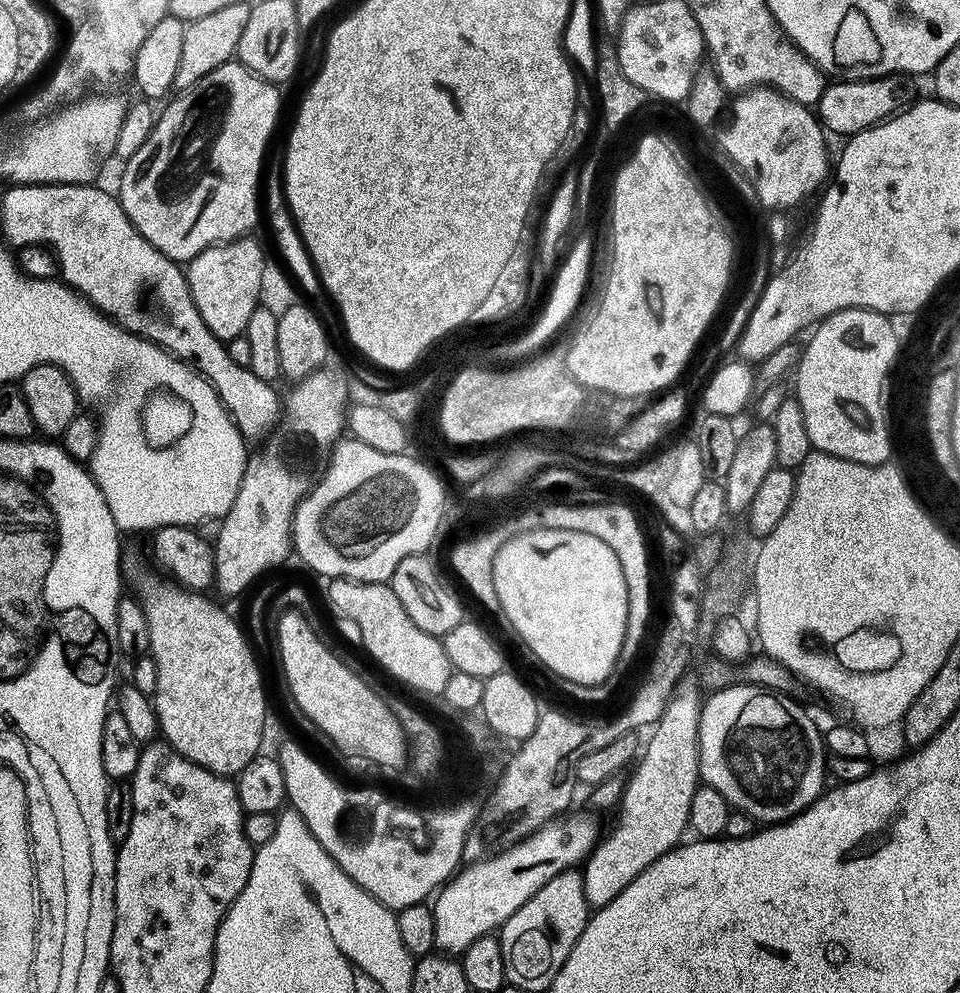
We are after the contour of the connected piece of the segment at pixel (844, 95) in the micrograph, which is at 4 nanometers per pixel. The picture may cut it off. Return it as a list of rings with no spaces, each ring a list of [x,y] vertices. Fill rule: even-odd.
[[[897,74],[870,80],[833,81],[825,87],[822,98],[816,105],[817,117],[829,133],[834,132],[842,136],[872,128],[911,103],[912,97],[904,80],[903,75]]]

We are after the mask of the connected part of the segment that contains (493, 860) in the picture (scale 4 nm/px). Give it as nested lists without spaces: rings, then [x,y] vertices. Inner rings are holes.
[[[565,814],[555,820],[550,820],[541,826],[533,836],[528,836],[525,840],[519,840],[512,847],[505,848],[504,851],[496,853],[495,856],[480,860],[477,864],[461,867],[435,893],[430,904],[433,916],[433,942],[441,953],[453,958],[463,957],[464,952],[470,950],[470,946],[474,946],[474,942],[478,942],[478,938],[491,936],[497,930],[503,928],[504,923],[523,904],[530,902],[530,898],[534,898],[534,894],[538,894],[538,890],[550,878],[569,871],[573,866],[583,865],[592,849],[596,847],[601,839],[602,832],[596,829],[596,824],[590,817],[572,815]]]

